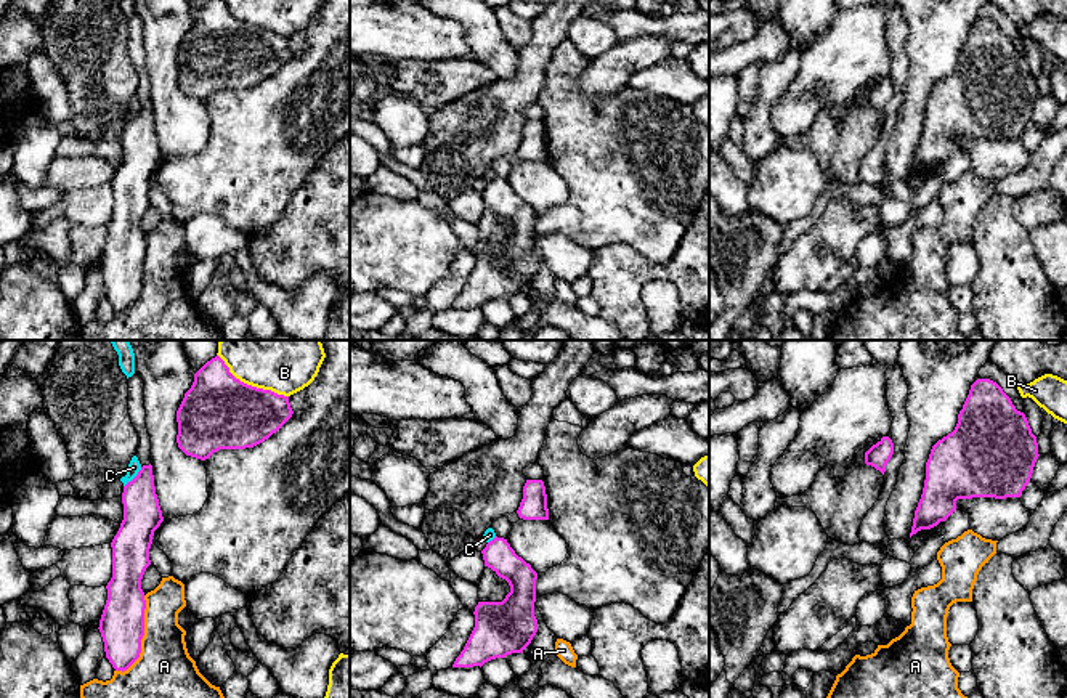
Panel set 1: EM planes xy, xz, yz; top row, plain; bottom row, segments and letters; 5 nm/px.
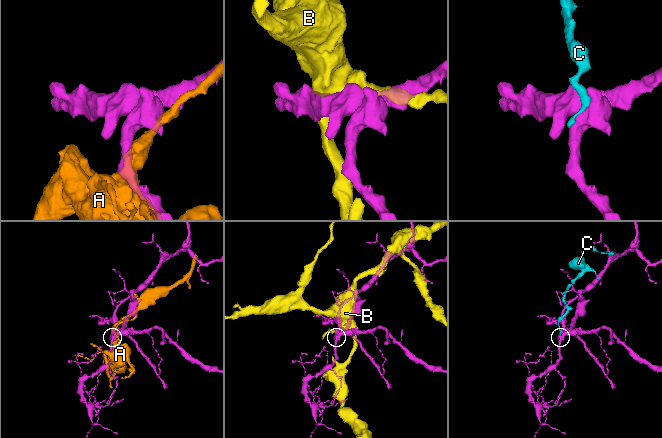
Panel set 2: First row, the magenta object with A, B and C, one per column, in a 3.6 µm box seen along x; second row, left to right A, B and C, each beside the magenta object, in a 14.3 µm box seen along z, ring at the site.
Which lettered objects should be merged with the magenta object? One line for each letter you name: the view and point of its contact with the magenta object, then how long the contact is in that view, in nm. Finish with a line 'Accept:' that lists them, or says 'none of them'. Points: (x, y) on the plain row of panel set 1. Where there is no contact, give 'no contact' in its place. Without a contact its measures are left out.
Accept: none of them

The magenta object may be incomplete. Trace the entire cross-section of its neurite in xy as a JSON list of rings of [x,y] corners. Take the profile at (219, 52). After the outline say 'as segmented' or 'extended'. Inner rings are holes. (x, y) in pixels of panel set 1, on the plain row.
[[[210,0],[194,14],[176,51],[176,83],[186,96],[205,101],[220,90],[245,90],[263,83],[292,55],[289,37],[247,26],[229,13],[223,0]]]; as segmented

